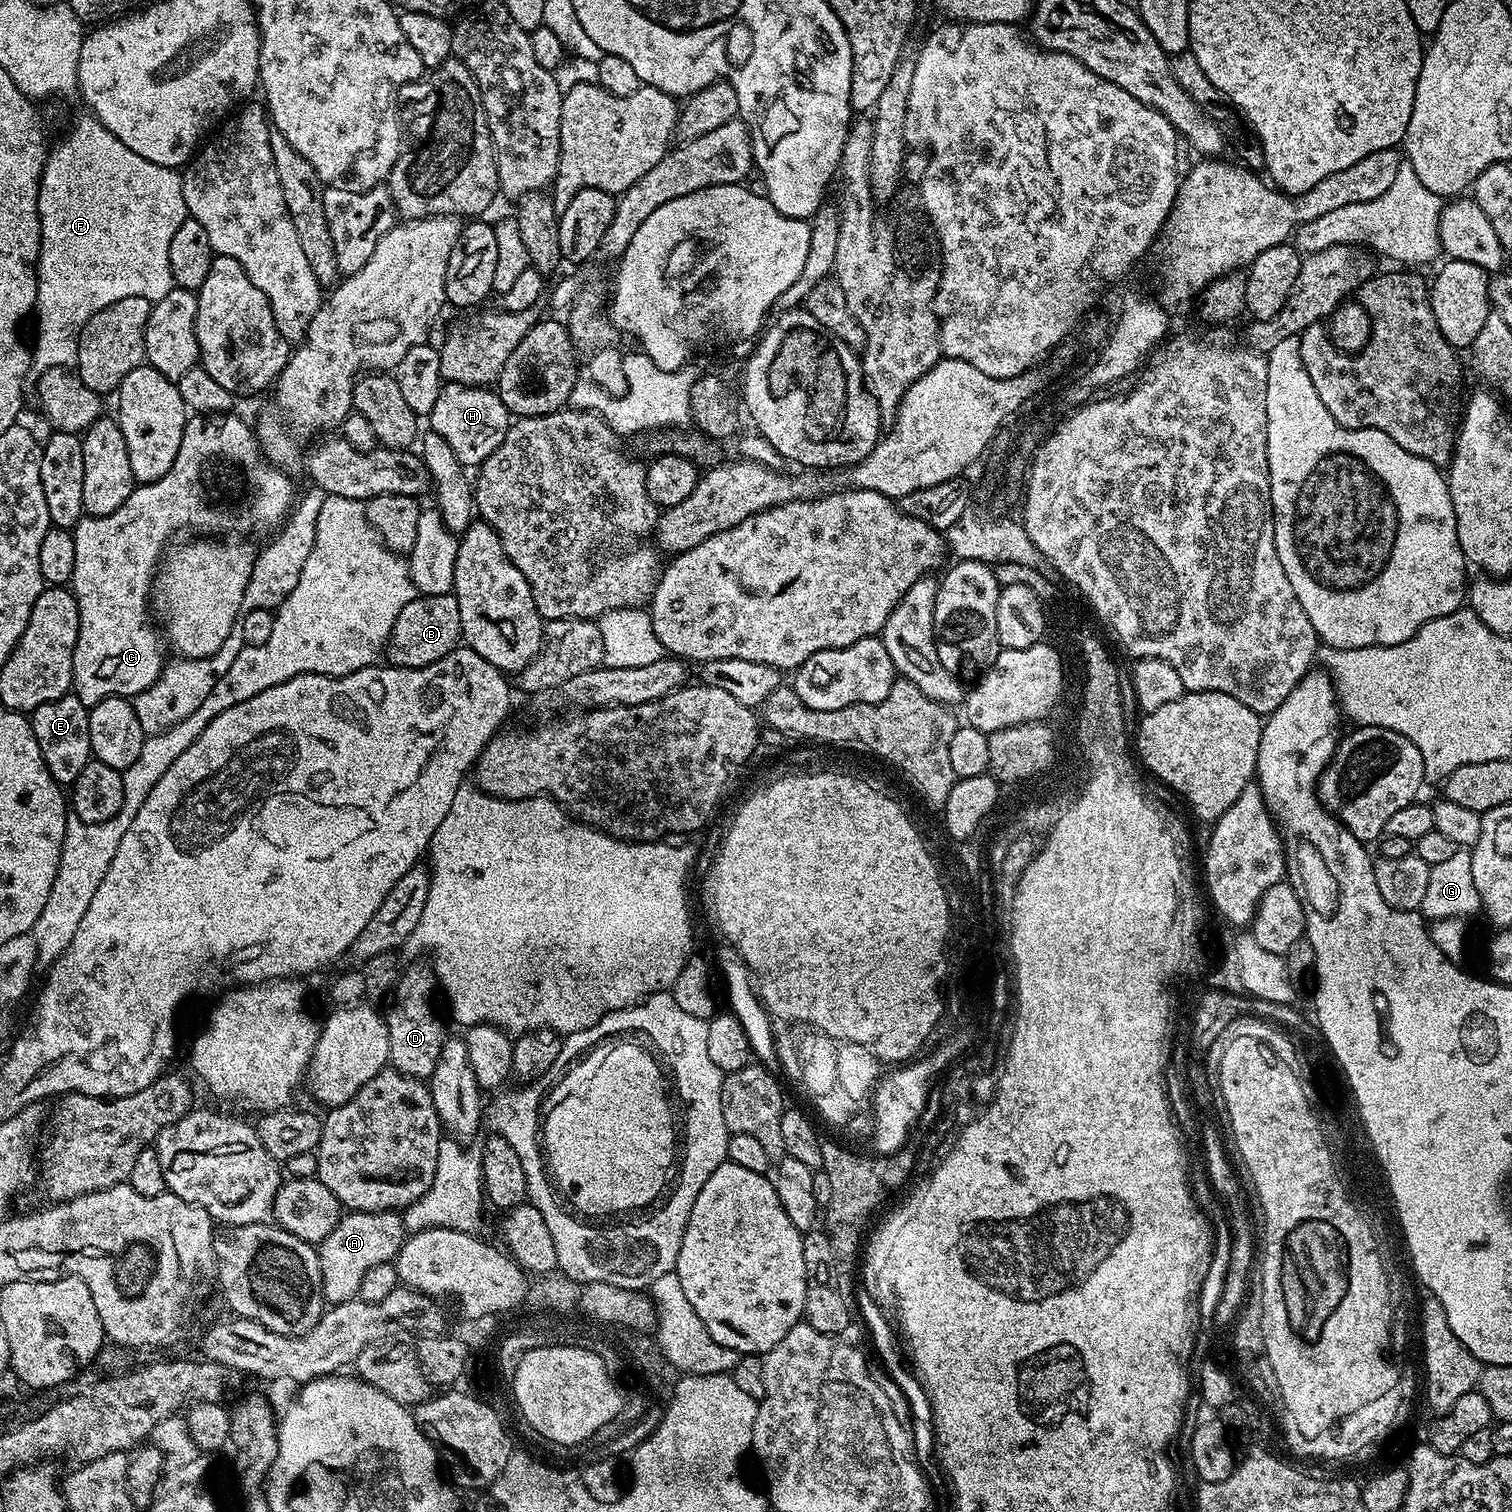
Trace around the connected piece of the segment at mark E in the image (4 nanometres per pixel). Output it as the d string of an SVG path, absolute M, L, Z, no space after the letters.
M69 694L54 702L46 702L30 713L34 738L38 738L38 750L42 750L45 769L50 770L61 786L73 784L78 774L82 774L82 766L93 759L88 709L89 705L83 704L74 694Z

